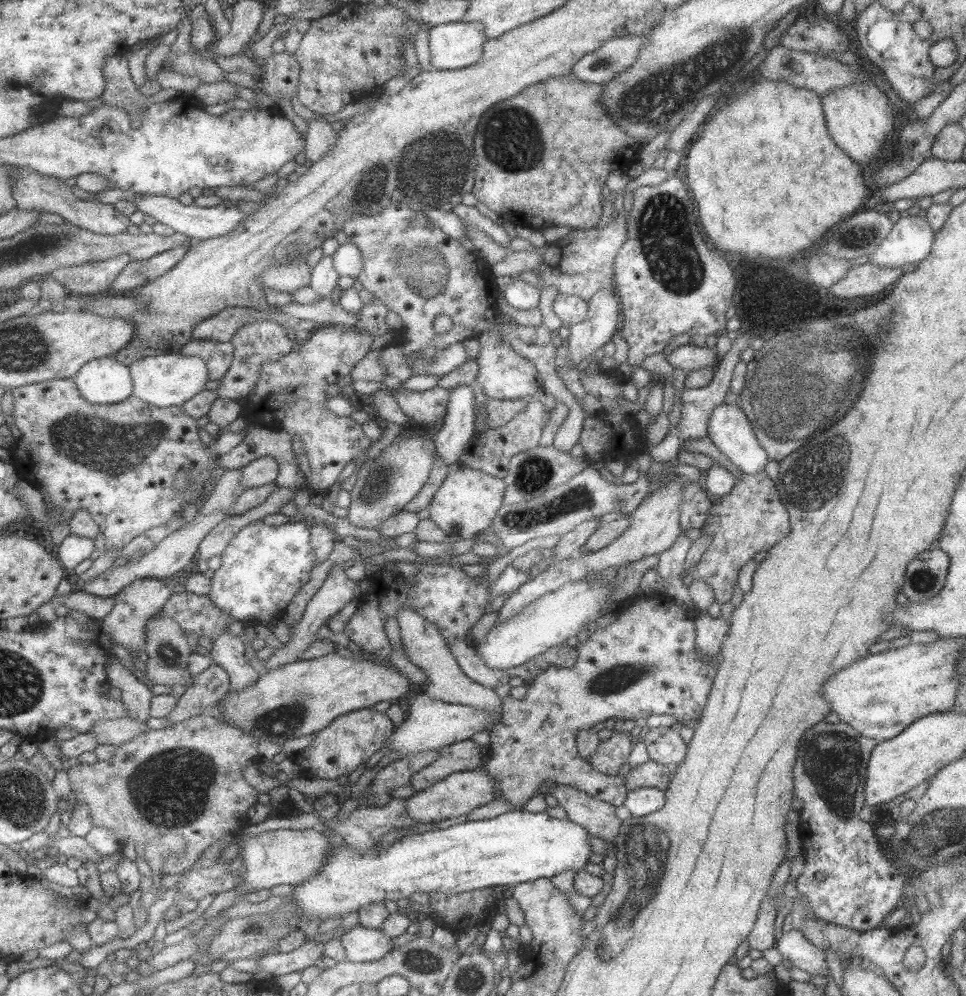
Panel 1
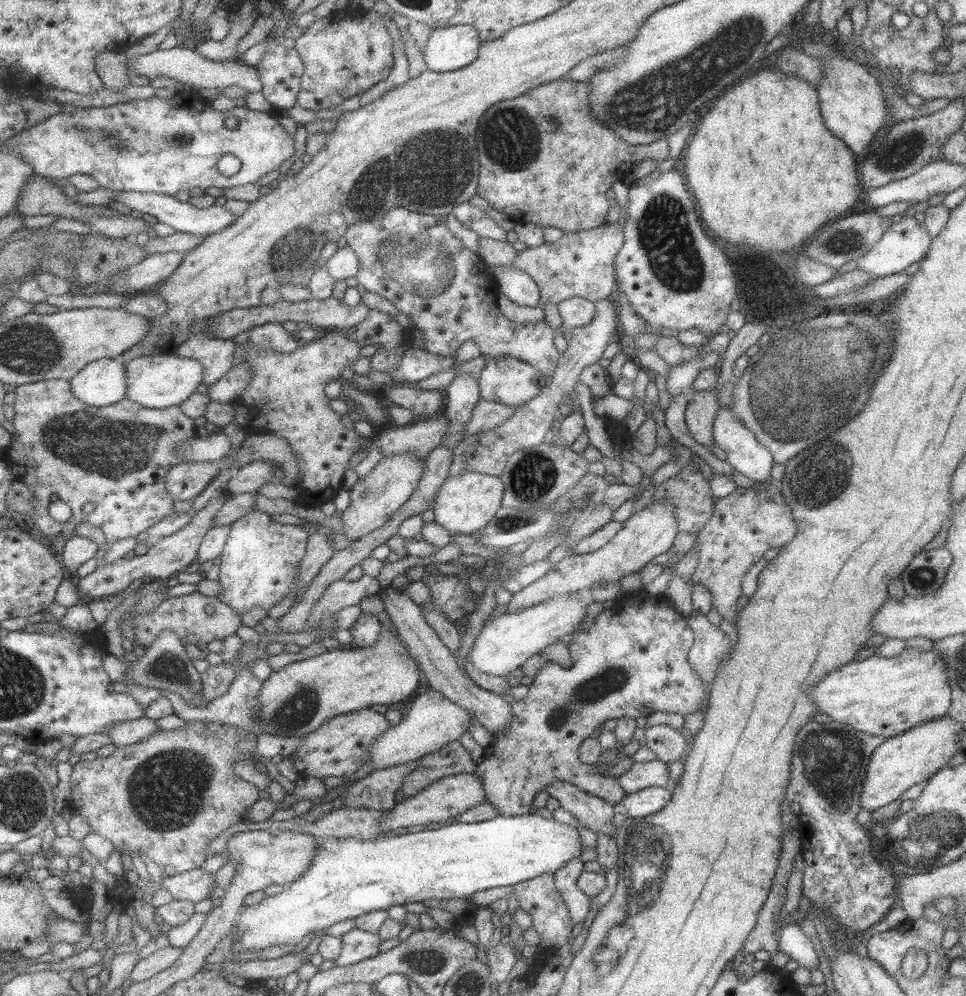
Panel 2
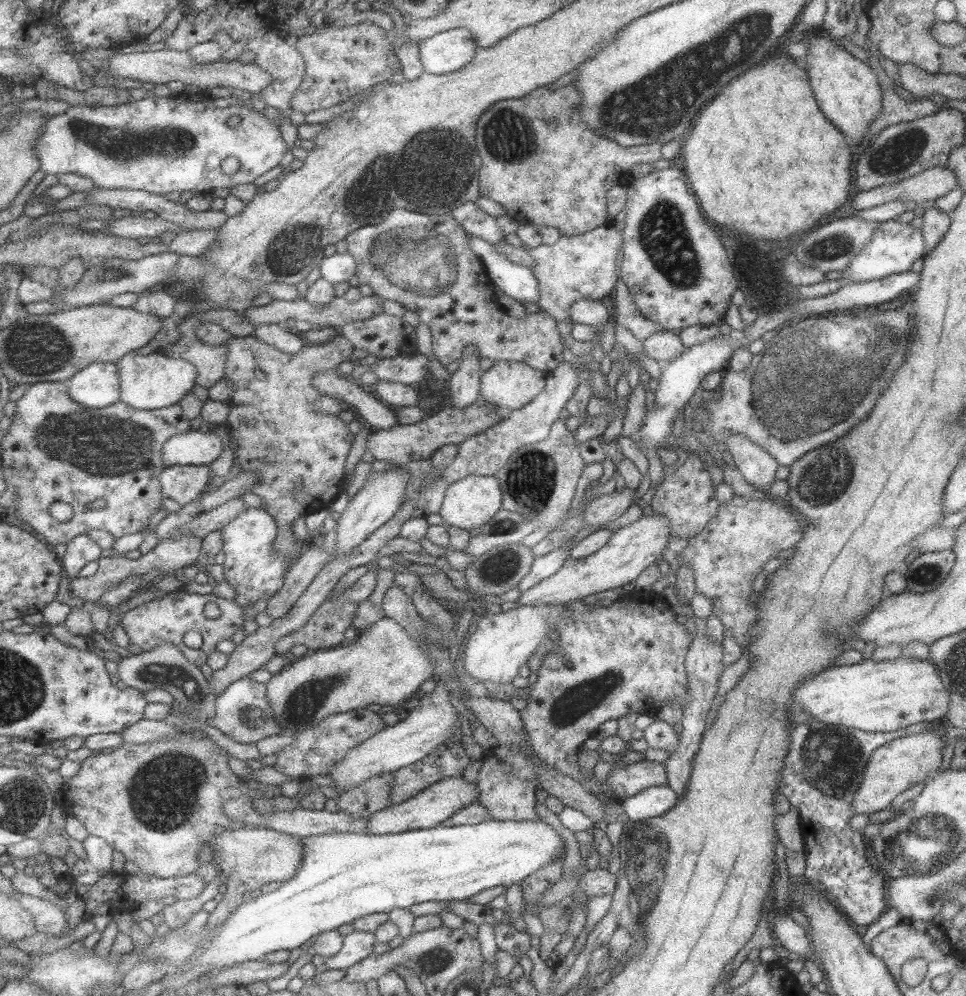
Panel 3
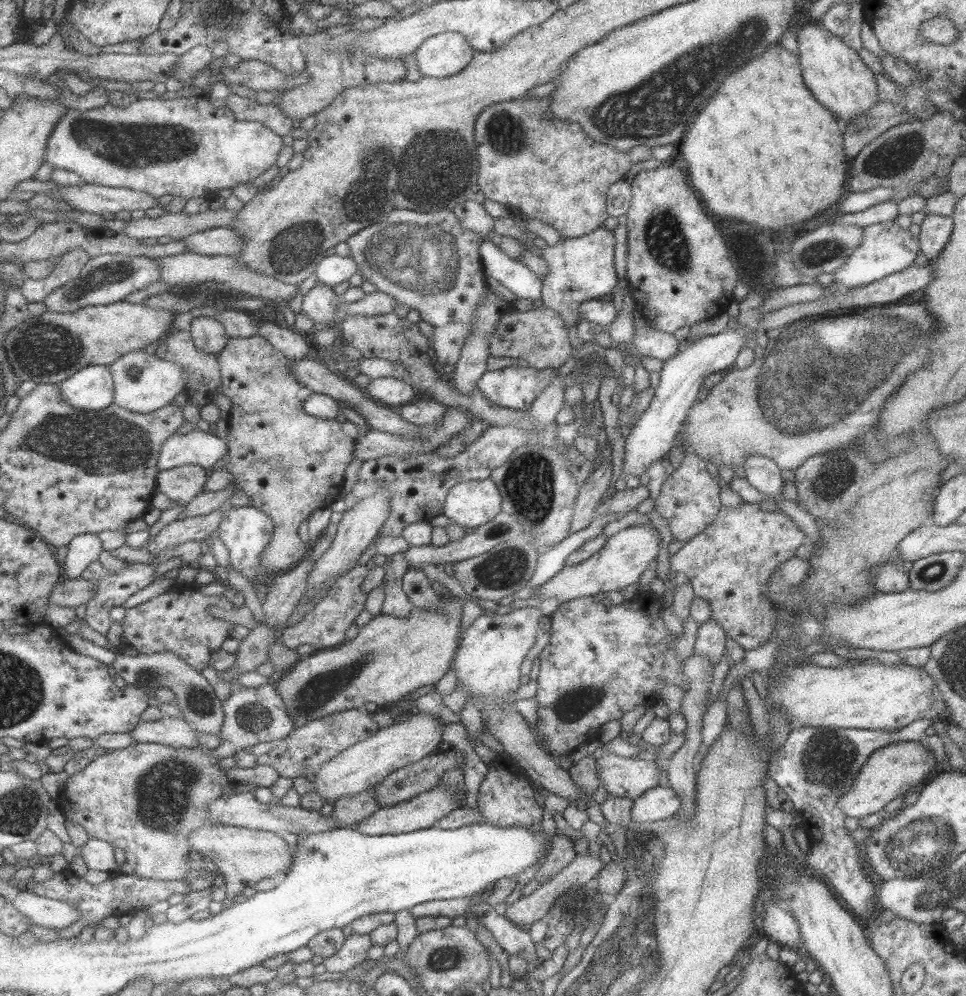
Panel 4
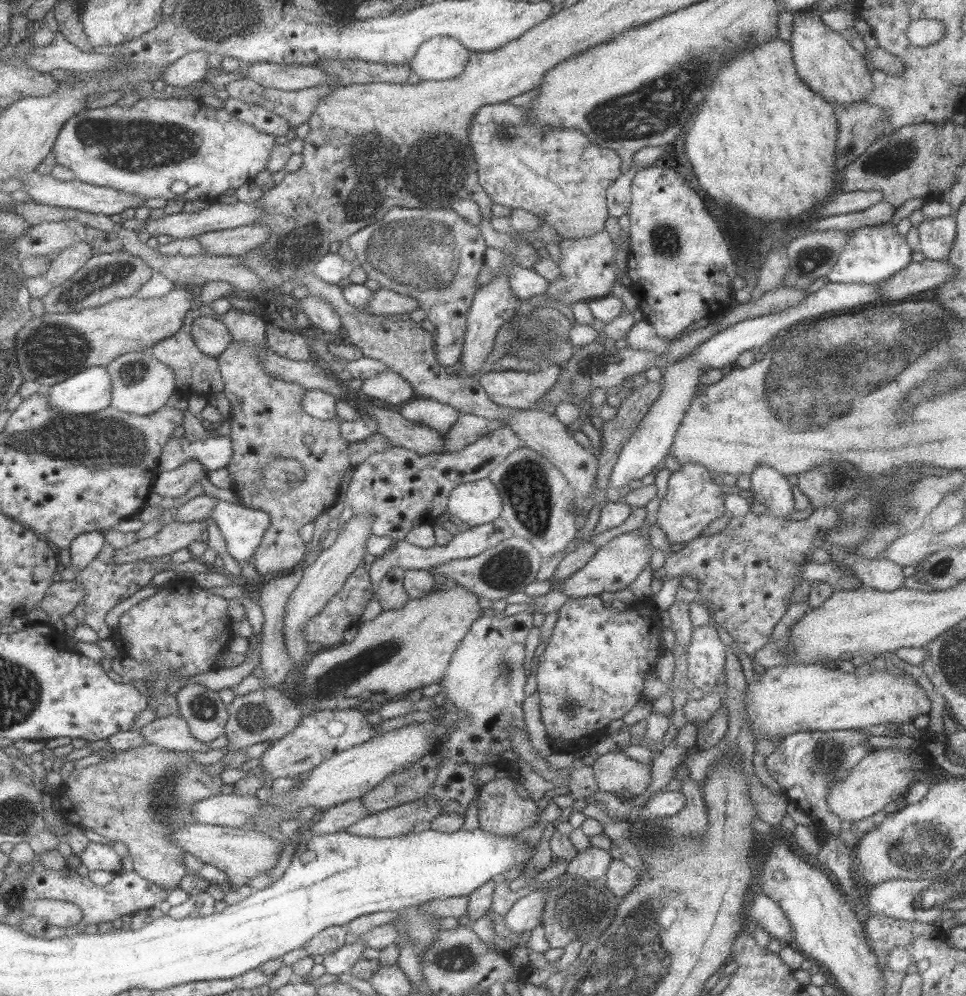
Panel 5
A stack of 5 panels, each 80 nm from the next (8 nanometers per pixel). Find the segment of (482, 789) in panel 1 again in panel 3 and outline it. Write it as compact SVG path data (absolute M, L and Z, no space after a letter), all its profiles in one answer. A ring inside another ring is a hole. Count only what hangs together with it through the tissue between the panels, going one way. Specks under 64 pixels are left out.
M461 775L455 777L445 777L430 784L427 788L420 790L412 798L391 804L379 812L374 812L368 816L368 834L397 834L408 830L427 829L439 825L447 817L457 812L460 808L473 802L478 802L479 791L476 785L464 780Z

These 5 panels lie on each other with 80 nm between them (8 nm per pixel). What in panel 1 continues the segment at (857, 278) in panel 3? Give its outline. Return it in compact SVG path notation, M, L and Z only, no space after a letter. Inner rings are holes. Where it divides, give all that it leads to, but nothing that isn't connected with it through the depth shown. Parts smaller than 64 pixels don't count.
M915 212L897 215L889 234L869 254L867 262L887 268L901 267L907 262L918 263L928 256L934 233Z

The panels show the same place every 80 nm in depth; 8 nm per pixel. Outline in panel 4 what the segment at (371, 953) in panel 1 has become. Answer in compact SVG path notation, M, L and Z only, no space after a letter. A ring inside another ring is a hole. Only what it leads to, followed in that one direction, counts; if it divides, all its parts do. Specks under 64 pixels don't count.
M351 934L347 936L338 952L328 958L322 958L322 964L326 972L341 973L345 972L345 970L351 970L366 958L371 946L368 935Z

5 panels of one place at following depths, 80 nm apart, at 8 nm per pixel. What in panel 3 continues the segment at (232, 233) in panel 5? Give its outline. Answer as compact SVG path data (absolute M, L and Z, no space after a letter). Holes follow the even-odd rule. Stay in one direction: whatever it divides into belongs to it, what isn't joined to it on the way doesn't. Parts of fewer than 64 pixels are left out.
M219 230L181 231L168 244L168 250L180 255L199 256L215 243Z

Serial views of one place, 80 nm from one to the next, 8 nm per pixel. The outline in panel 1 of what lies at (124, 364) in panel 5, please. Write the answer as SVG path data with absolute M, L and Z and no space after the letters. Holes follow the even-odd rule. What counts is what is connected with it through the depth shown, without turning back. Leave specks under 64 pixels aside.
M183 353L141 358L134 361L130 369L134 378L134 395L161 408L183 407L188 400L201 394L211 379L208 364L203 358Z

